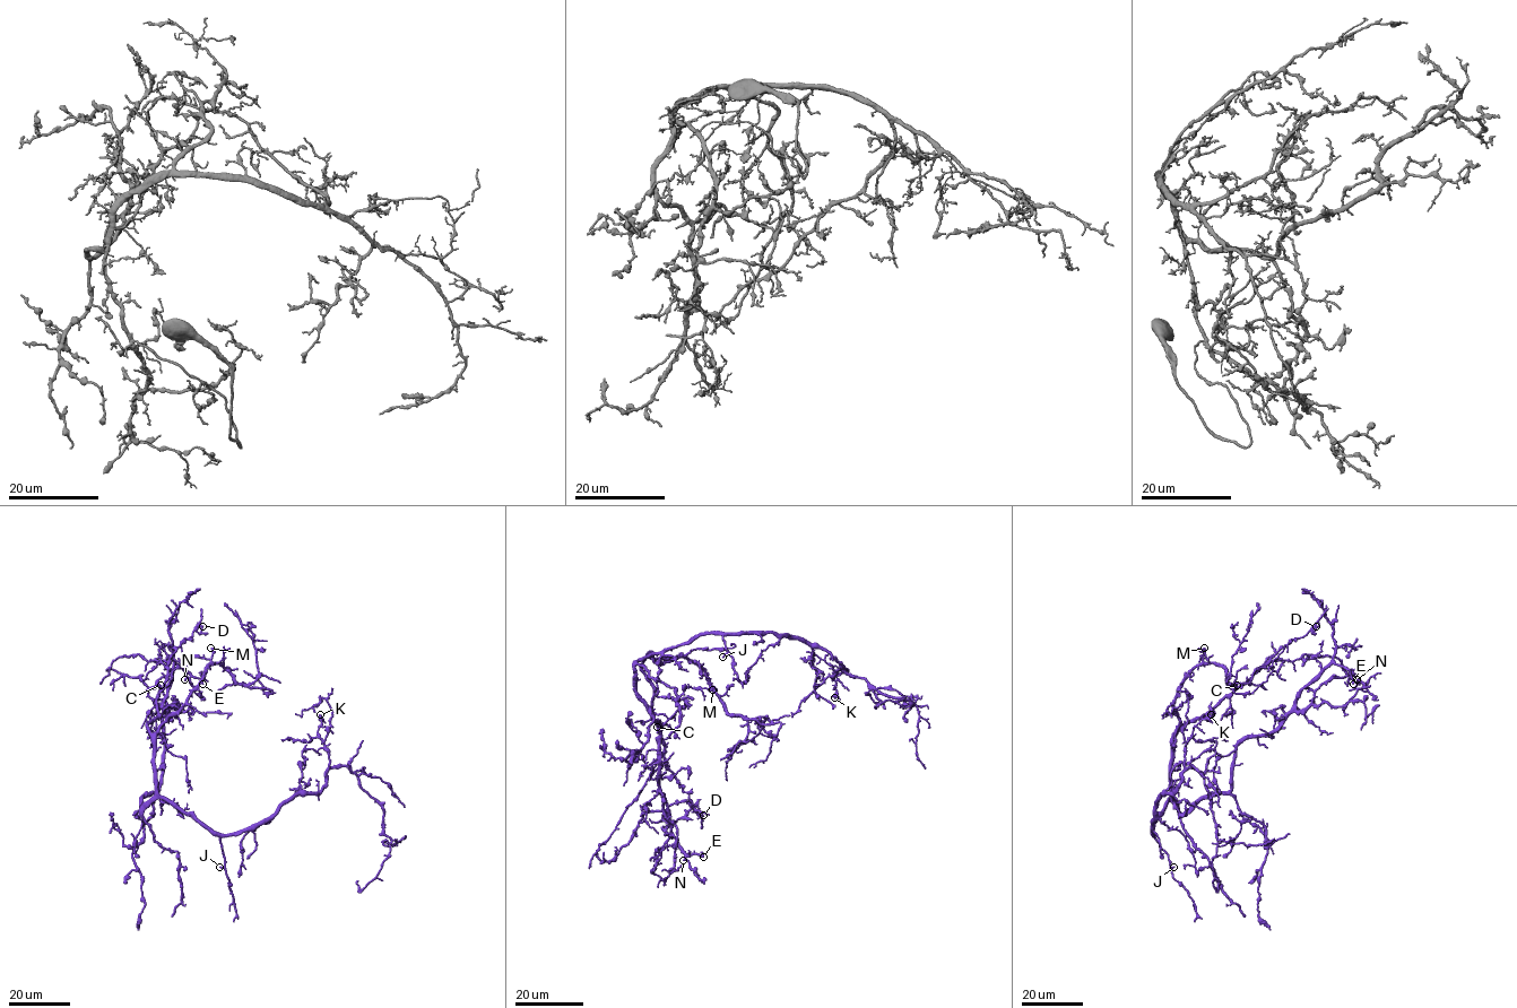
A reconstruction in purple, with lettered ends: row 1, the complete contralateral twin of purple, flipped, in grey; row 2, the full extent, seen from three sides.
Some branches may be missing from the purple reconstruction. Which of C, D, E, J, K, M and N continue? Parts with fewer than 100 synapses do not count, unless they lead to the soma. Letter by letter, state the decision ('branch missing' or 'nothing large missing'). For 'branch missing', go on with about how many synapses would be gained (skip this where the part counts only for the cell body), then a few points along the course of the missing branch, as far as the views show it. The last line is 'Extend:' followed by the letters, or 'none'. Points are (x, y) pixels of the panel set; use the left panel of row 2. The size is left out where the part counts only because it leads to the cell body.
C: nothing large missing
D: nothing large missing
E: nothing large missing
J: nothing large missing
K: nothing large missing
M: nothing large missing
N: nothing large missing
Extend: none

